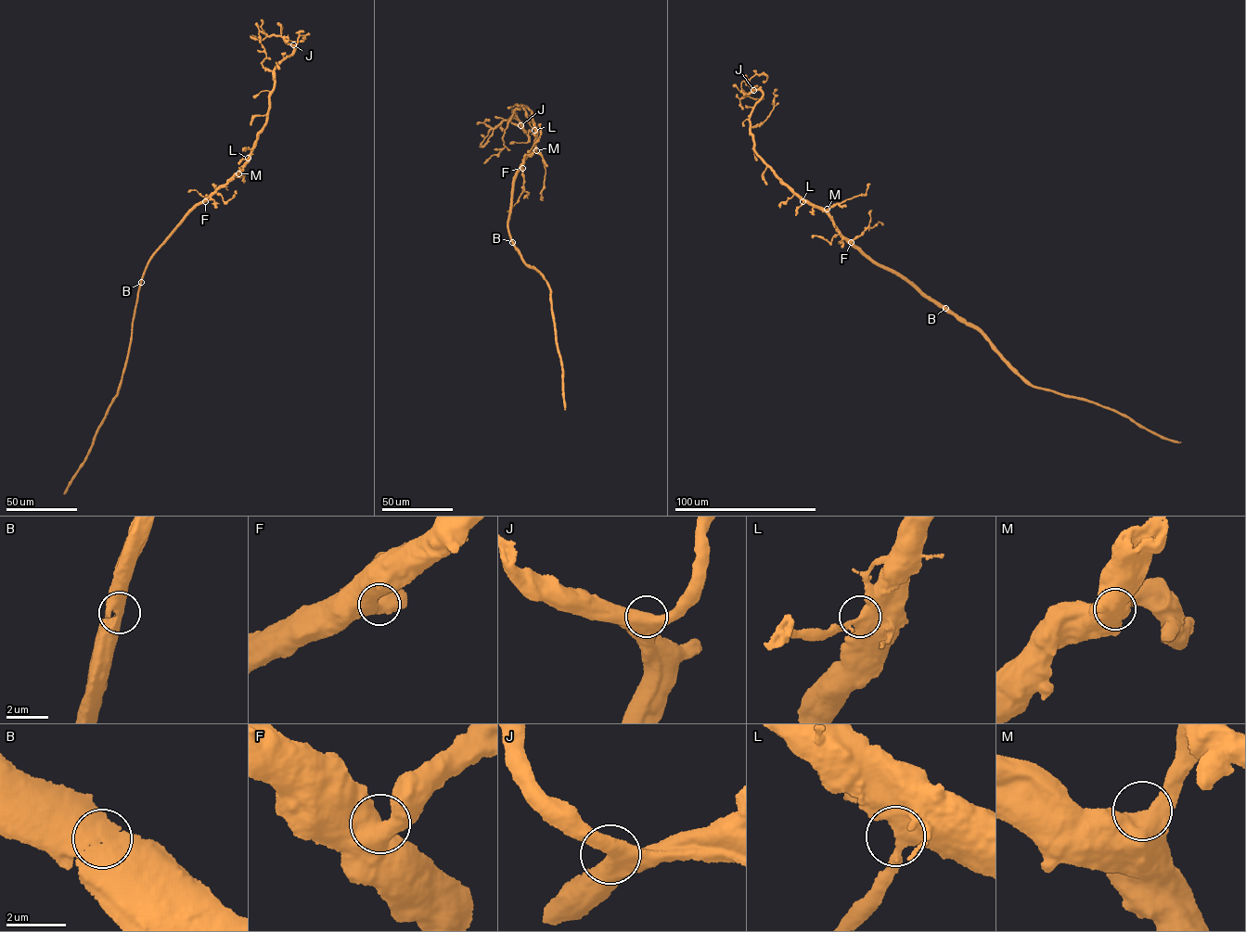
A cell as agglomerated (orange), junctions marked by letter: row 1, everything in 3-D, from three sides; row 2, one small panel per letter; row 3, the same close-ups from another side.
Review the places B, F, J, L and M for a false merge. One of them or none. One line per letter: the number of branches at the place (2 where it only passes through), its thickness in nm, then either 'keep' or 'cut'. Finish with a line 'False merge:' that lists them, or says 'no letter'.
B: branches 2; calibre 650 nm; keep
F: branches 2; calibre 650 nm; keep
J: branches 2; calibre 550 nm; keep
L: branches 2; calibre 550 nm; keep
M: branches 2; calibre 600 nm; keep
False merge: no letter

